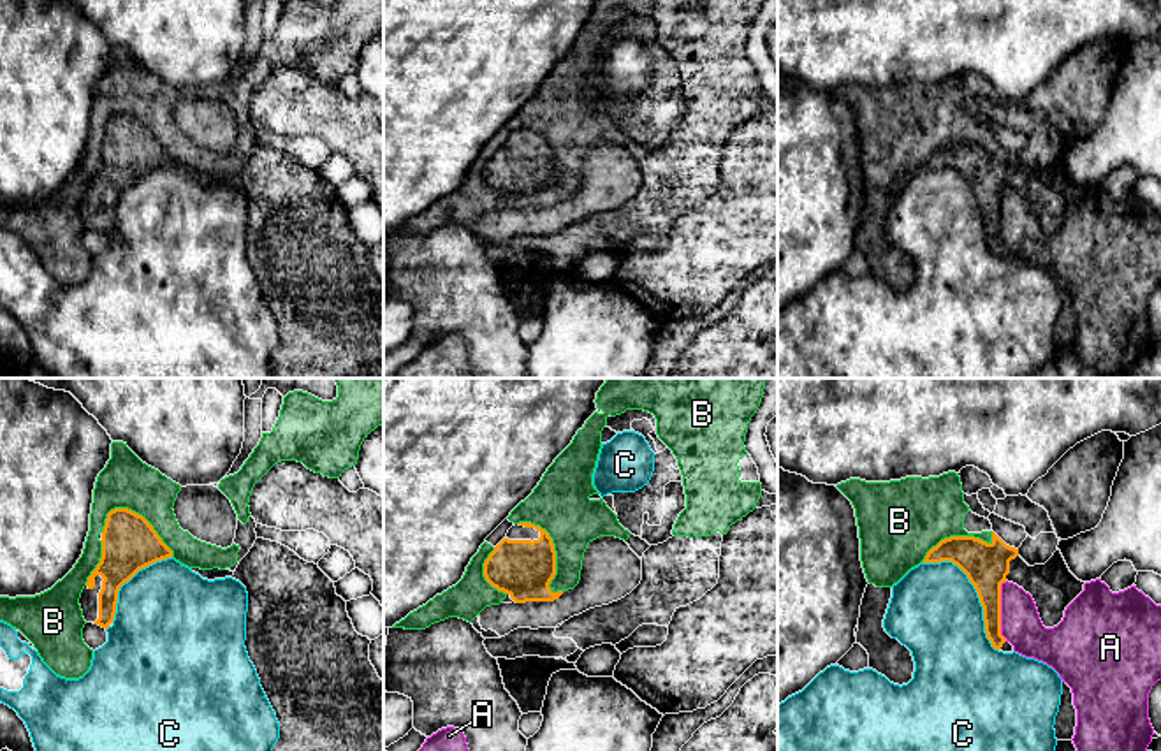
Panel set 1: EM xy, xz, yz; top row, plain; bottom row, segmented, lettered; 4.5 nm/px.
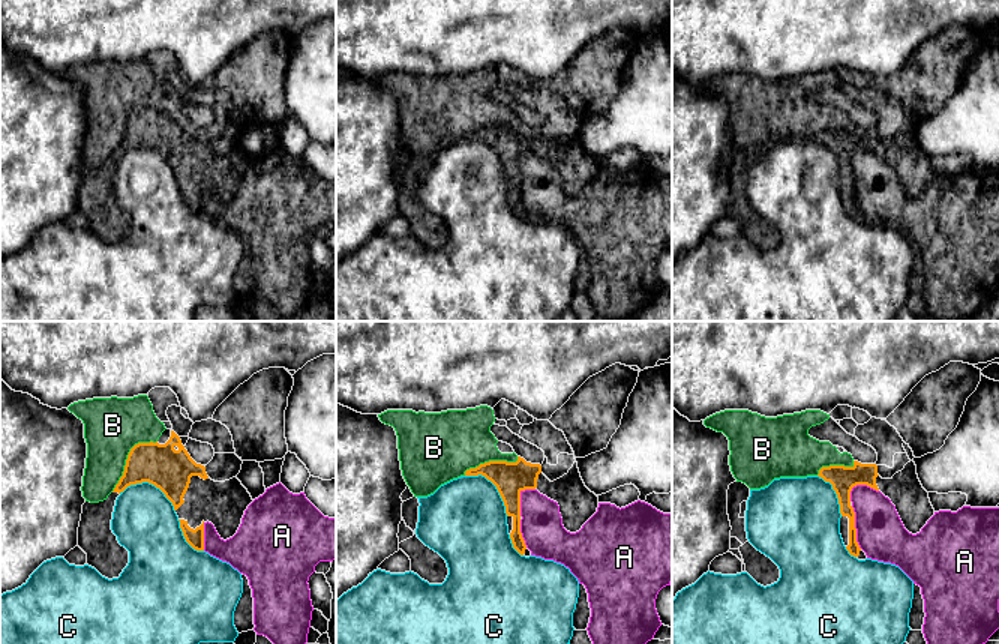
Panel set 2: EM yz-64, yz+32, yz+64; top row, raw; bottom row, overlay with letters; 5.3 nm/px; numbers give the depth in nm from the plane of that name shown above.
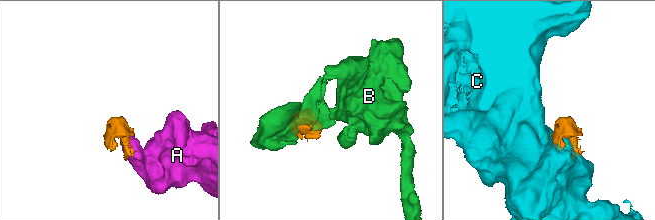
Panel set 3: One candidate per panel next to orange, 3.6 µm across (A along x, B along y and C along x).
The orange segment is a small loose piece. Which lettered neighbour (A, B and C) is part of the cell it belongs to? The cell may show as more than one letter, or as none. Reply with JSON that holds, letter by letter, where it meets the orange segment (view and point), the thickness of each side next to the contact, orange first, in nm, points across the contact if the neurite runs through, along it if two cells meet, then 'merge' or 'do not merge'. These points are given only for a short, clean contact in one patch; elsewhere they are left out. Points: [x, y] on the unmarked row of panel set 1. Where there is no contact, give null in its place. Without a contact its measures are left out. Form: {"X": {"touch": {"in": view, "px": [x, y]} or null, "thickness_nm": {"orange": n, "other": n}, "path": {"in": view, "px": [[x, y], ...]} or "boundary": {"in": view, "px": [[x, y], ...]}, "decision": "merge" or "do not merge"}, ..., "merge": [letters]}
{"A": {"touch": {"in": "yz", "px": [1000, 217]}, "thickness_nm": {"orange": 200, "other": 190}, "decision": "do not merge"}, "B": {"touch": {"in": "xz", "px": [554, 159]}, "thickness_nm": {"orange": 260, "other": 280}, "decision": "do not merge"}, "C": {"touch": {"in": "yz", "px": [977, 197]}, "thickness_nm": {"orange": 200, "other": 420}, "decision": "do not merge"}, "merge": []}

